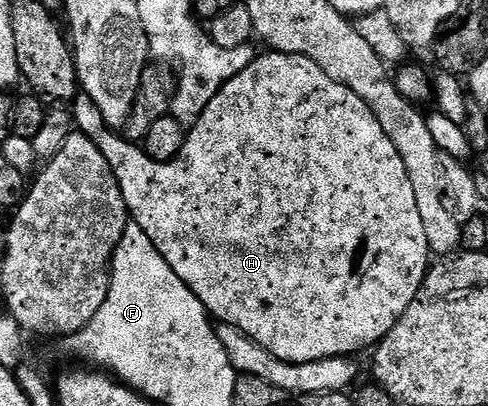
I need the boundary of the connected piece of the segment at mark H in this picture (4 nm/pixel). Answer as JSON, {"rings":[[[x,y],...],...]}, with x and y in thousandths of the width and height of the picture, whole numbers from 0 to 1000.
{"rings":[[[545,131],[549,133],[520,145],[502,172],[500,165],[486,170],[480,197],[471,197],[471,207],[463,207],[455,217],[455,227],[447,227],[447,236],[439,236],[439,246],[430,246],[430,259],[422,266],[422,276],[414,276],[406,305],[398,305],[383,323],[369,382],[346,399],[318,399],[295,372],[293,357],[266,350],[244,328],[223,320],[217,296],[209,296],[207,271],[193,259],[150,259],[145,264],[148,296],[162,328],[174,330],[178,340],[193,345],[193,355],[201,355],[201,374],[209,374],[209,384],[217,384],[225,414],[234,414],[234,433],[242,433],[242,453],[250,463],[250,493],[258,493],[258,512],[268,544],[279,547],[283,562],[291,562],[291,571],[299,571],[299,581],[307,581],[307,591],[316,591],[316,611],[324,611],[324,621],[332,621],[340,650],[348,650],[348,660],[357,660],[357,670],[365,670],[365,690],[381,697],[389,719],[398,719],[398,729],[406,729],[406,739],[414,739],[428,776],[445,796],[477,800],[488,818],[500,820],[520,847],[535,850],[545,867],[559,869],[574,889],[615,894],[660,889],[684,879],[711,884],[715,877],[730,877],[736,862],[746,862],[752,852],[762,857],[779,845],[793,823],[803,818],[807,798],[816,798],[816,788],[828,776],[832,759],[840,759],[844,741],[861,727],[861,709],[867,704],[869,685],[881,663],[881,643],[877,645],[881,618],[873,591],[873,559],[865,554],[865,532],[857,525],[857,493],[848,493],[848,461],[840,456],[840,433],[832,433],[832,404],[824,404],[824,384],[816,384],[816,365],[807,365],[807,355],[799,355],[799,335],[791,335],[791,325],[783,325],[783,305],[775,305],[775,286],[766,286],[766,276],[758,276],[750,246],[742,246],[742,236],[725,236],[725,227],[717,227],[717,217],[709,207],[680,197],[643,148],[631,145],[625,135]]]}

